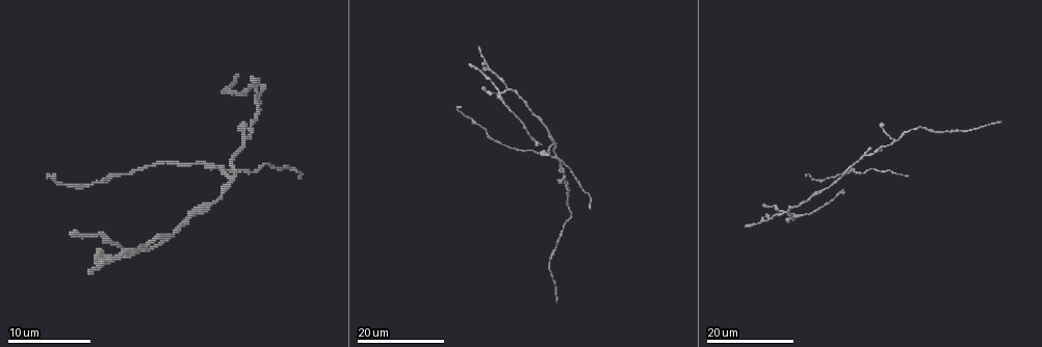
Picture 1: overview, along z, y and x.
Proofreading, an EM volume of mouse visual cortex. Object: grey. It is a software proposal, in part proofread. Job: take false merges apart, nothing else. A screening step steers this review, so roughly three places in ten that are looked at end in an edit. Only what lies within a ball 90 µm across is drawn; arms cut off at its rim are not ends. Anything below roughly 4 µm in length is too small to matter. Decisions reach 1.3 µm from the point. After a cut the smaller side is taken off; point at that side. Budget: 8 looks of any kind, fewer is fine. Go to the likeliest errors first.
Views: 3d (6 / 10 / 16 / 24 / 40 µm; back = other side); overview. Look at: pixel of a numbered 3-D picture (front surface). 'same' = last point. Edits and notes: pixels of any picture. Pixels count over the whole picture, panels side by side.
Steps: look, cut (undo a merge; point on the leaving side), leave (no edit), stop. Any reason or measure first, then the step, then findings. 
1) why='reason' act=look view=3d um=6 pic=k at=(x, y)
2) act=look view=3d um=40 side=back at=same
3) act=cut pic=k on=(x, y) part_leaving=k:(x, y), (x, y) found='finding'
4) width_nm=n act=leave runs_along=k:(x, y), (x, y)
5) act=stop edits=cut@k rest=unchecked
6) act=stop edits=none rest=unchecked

act=look view=3d um=16 pic=1 at=(498, 91)

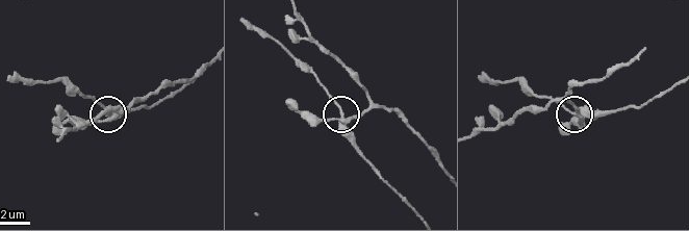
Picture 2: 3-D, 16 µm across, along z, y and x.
act=look view=3d um=10 pic=2 at=(344, 118)

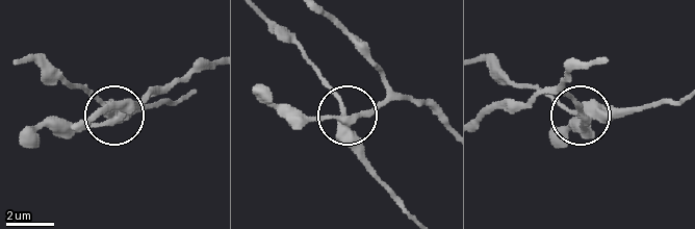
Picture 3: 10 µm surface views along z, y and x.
width_nm=310 act=cut pic=3 on=(361, 155) part_leaving=3:(348, 126), (353, 154), (407, 213) found='two cells meet here'

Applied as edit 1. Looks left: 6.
why='arms part here' act=look view=3d um=24 pic=1 at=(841, 175)

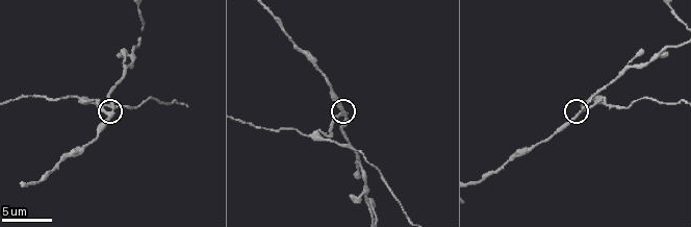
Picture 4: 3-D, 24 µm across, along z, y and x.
why='closer look' act=look view=3d um=6 pic=4 at=(107, 113)

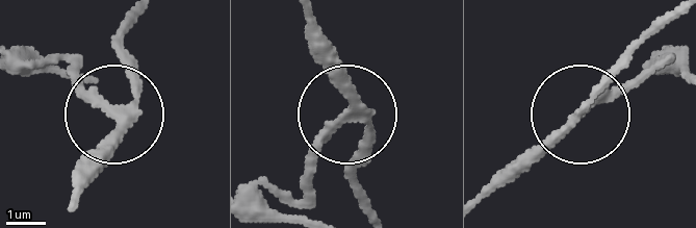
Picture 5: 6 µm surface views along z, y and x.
side_arm_um=31 arms=3 act=cut pic=5 on=(82, 92) found='a second cell is stuck on'

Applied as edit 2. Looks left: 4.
act=look view=3d um=16 pic=1 at=(258, 110)

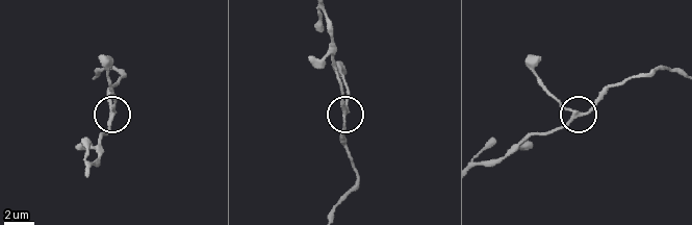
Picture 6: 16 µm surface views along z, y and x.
act=look view=3d um=6 pic=6 at=(575, 110)

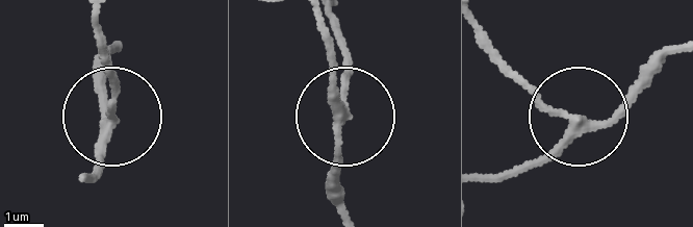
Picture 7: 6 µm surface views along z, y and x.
width_nm=210 act=leave runs_along=7:(315, 21), (341, 114), (335, 24) found='all the same cell'

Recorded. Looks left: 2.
why='sudden change in width' act=look view=3d um=24 pic=1 at=(949, 132)

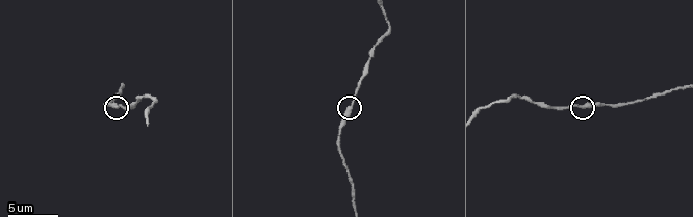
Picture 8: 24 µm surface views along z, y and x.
act=look view=3d um=10 pic=8 at=(352, 107)

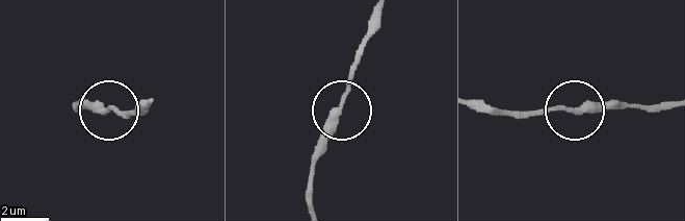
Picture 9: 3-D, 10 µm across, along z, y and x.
width_nm=300 act=leave runs_along=9:(148, 102), (137, 111), (82, 111) found='all the same cell'

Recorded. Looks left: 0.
act=stop edits=cut@3,cut@5 rest=unchecked

